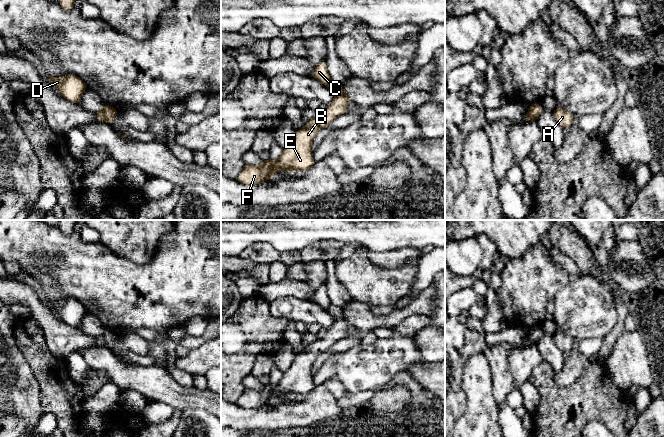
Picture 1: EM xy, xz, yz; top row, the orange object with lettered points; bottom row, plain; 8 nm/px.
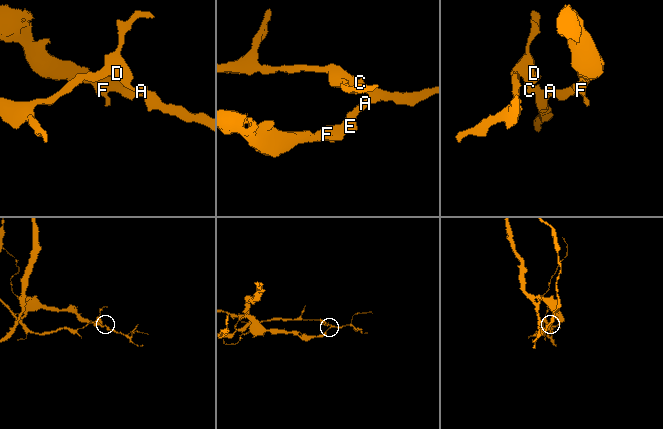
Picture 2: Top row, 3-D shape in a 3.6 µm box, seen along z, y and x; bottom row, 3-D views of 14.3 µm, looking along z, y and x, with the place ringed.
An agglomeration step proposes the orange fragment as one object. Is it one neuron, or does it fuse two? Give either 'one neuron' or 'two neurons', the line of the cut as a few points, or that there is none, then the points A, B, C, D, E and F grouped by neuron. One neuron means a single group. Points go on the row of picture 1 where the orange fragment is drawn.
two neurons; cut in xy along (101, 109), (105, 120); A B E F / C D

